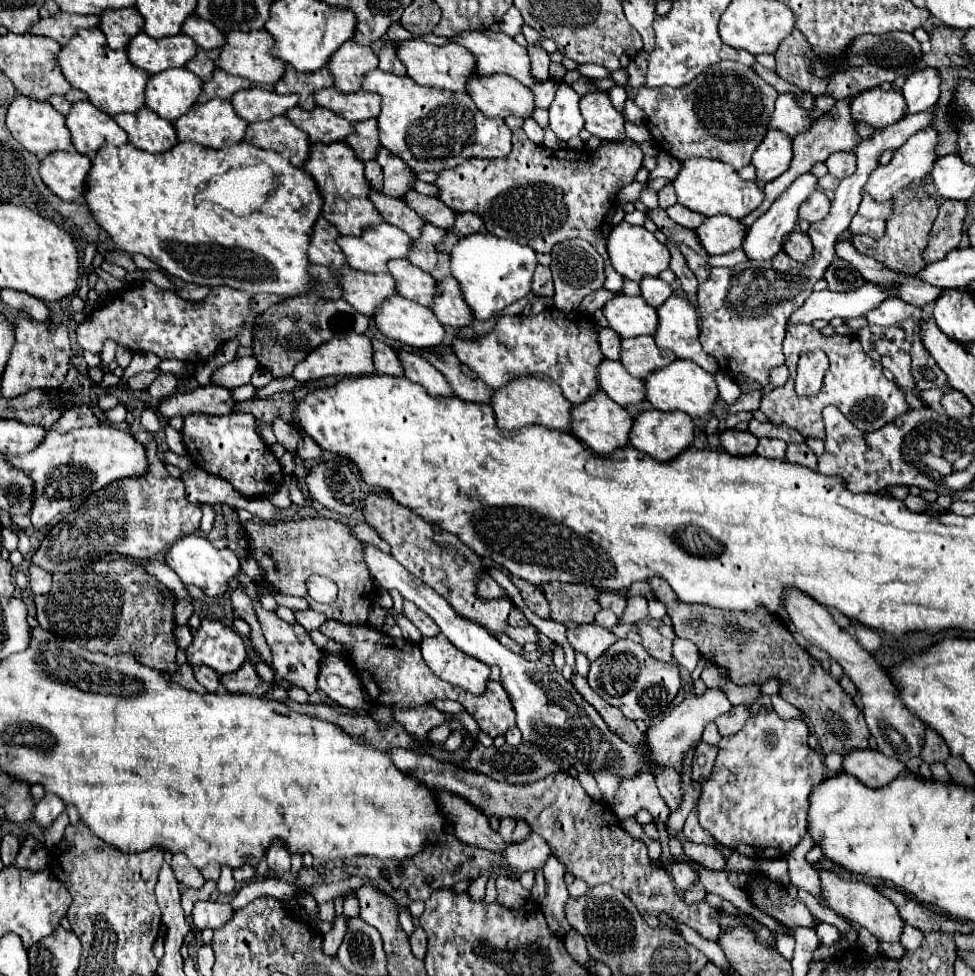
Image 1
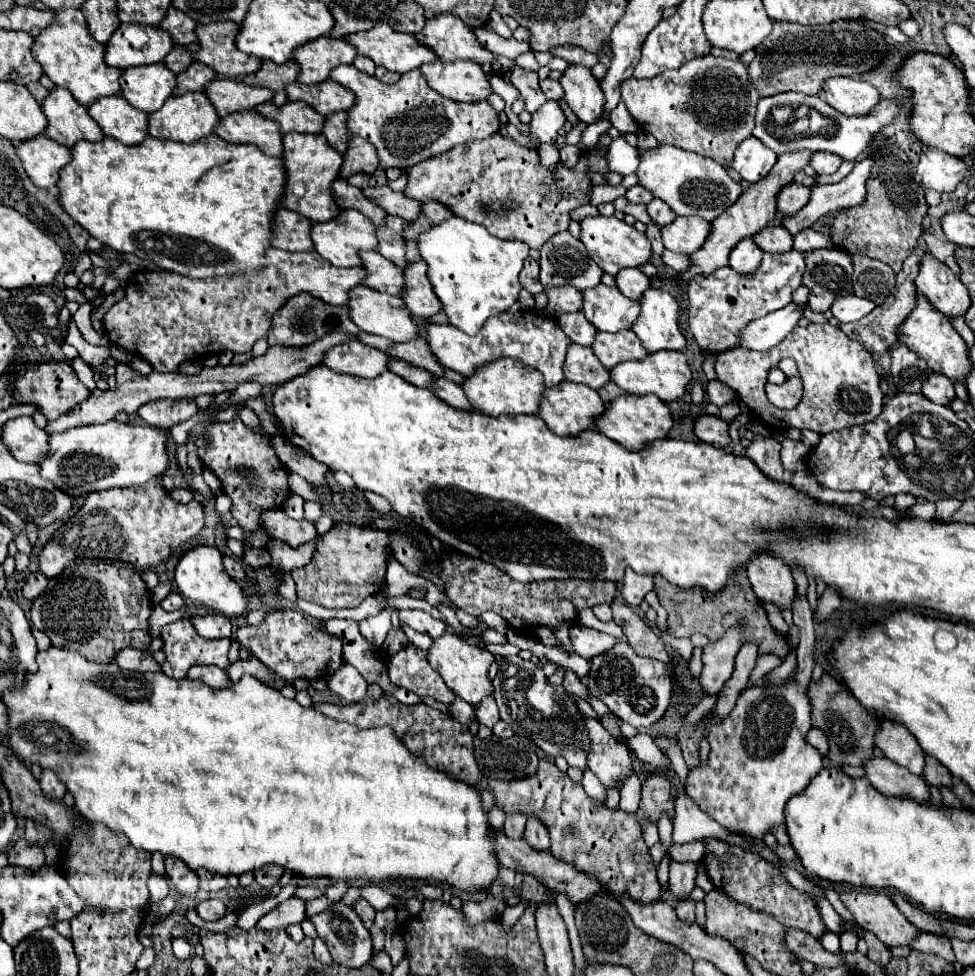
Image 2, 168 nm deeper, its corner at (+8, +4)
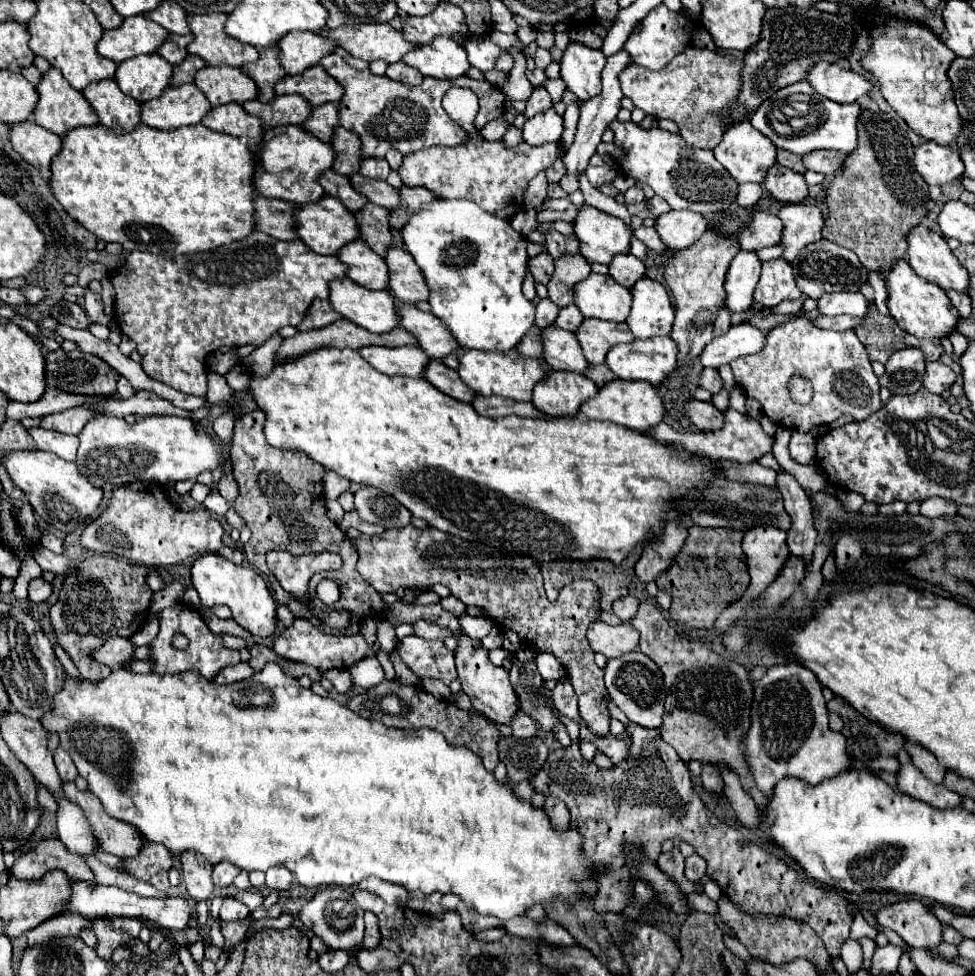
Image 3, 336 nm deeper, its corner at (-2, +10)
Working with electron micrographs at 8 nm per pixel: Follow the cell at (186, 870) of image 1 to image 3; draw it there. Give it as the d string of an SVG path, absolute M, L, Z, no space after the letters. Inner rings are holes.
M185 851L181 853L181 871L189 897L195 903L205 901L213 891L213 881L211 881L213 865L205 861L205 857L201 857L199 853Z

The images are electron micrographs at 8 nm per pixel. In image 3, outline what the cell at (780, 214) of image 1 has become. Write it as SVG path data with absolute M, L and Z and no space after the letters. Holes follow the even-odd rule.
M739 251L725 277L725 291L731 311L745 311L753 303L753 289L759 281L761 259L753 251Z

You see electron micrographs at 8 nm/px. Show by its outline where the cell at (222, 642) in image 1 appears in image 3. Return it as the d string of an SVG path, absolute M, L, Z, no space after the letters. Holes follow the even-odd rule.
M179 603L171 609L163 609L161 613L161 631L151 643L151 659L155 661L155 673L181 673L181 671L199 671L203 677L213 679L219 669L237 665L239 663L239 651L229 649L223 645L223 639L219 635L213 635L201 613L195 611L193 607ZM181 633L189 639L189 645L185 649L175 649L173 647L173 637Z

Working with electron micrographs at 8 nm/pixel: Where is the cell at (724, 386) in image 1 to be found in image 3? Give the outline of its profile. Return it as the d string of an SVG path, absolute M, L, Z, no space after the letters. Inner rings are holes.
M743 321L729 329L729 333L715 337L709 345L705 345L701 353L701 363L705 367L721 367L737 357L759 353L767 343L769 331L761 331L757 325Z

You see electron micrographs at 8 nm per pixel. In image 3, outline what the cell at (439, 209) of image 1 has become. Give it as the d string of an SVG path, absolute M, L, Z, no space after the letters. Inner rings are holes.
M359 173L351 175L351 185L363 193L371 203L377 203L385 209L395 209L401 205L401 197L399 197L399 191L393 189L387 181L379 181L379 179L367 179Z

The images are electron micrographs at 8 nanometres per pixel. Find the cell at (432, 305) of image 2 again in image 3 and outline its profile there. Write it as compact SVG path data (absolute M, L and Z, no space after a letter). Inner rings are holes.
M391 247L385 257L389 269L391 269L391 291L401 303L419 303L427 301L431 291L425 281L425 275L421 273L415 259L405 249Z

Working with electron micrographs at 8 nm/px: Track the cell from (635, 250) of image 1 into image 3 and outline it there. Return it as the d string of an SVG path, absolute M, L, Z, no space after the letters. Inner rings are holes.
M583 205L575 217L575 235L581 241L581 255L589 263L611 265L619 253L629 253L633 229L619 217Z

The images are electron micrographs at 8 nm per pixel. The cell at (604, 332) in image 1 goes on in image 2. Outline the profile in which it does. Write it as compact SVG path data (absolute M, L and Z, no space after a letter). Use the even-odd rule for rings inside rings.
M577 311L577 313L567 313L567 315L559 315L559 317L557 317L557 323L559 323L559 327L563 327L563 333L565 333L573 343L591 347L597 329L585 319L585 315L581 315L581 311Z

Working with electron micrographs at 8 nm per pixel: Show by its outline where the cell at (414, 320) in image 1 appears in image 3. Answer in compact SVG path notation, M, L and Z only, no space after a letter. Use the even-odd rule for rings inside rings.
M343 277L333 281L329 299L337 313L373 333L391 333L401 327L395 297L389 289L373 291Z

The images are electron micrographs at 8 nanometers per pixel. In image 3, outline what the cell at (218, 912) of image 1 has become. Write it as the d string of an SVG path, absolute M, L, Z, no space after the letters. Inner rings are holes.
M235 897L223 899L221 911L219 911L221 921L239 921L239 919L245 919L247 915L249 915L249 909L241 901L237 901Z

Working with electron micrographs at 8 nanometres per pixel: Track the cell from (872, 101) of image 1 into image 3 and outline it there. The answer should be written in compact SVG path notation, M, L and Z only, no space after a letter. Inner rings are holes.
M815 65L807 81L817 89L819 95L835 103L855 103L859 97L869 95L873 83L863 75L841 67L841 65Z

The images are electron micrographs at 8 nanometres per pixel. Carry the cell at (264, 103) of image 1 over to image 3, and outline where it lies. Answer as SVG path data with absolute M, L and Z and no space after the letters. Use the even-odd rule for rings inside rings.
M207 67L195 77L197 87L205 93L213 107L223 103L245 103L259 95L255 81L245 77L237 67Z

